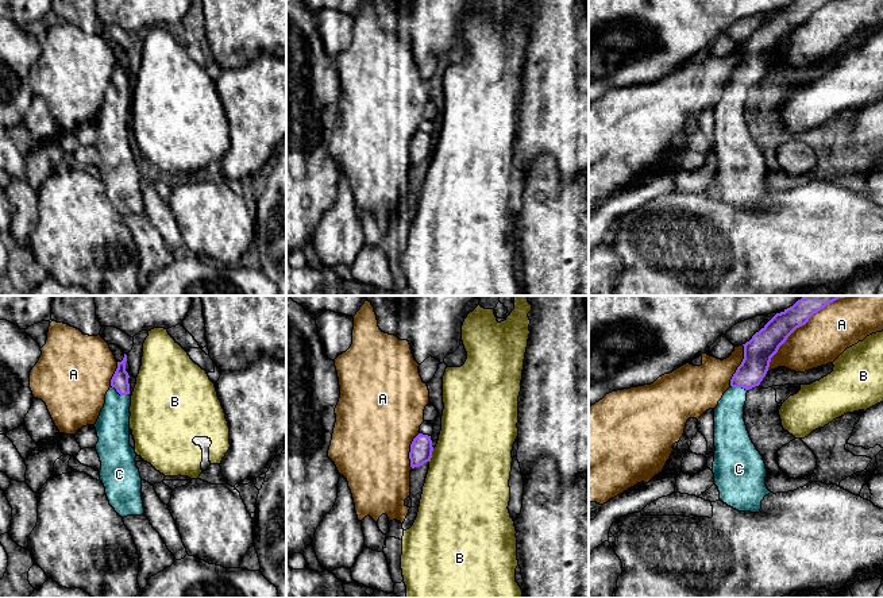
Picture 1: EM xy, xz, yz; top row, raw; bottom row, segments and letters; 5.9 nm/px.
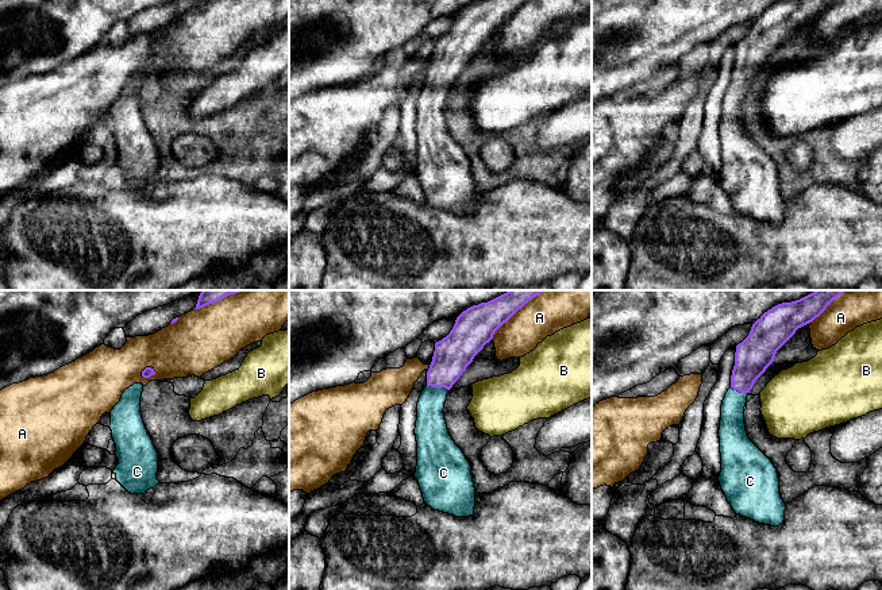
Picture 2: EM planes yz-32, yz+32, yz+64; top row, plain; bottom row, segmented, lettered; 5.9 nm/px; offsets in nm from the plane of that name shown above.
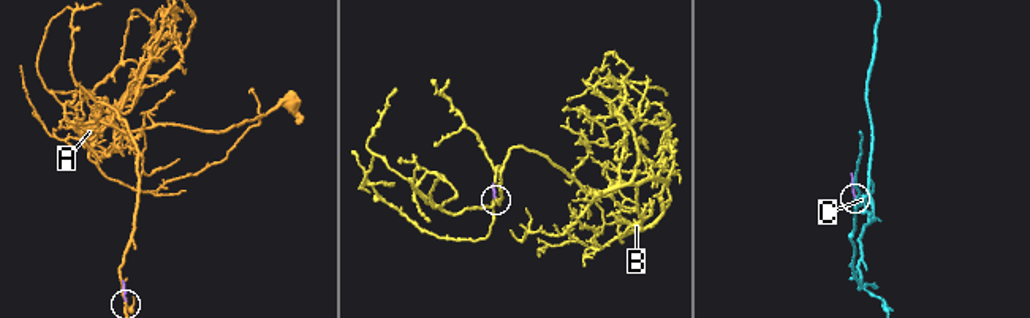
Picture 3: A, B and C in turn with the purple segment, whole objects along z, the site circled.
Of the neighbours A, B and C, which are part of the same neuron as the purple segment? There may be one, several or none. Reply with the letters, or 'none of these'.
C

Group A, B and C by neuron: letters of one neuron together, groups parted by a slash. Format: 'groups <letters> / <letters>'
groups A / B / C

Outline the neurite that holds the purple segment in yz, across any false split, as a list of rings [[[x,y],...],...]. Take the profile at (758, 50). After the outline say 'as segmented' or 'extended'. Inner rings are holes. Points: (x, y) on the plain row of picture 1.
[[[795,0],[793,4],[776,11],[749,39],[743,42],[744,57],[730,77],[730,85],[724,90],[714,107],[714,182],[718,185],[720,197],[739,209],[759,211],[761,198],[771,190],[766,184],[766,161],[752,140],[744,119],[747,90],[749,86],[760,82],[768,69],[771,55],[787,35],[829,1]]] | extended

